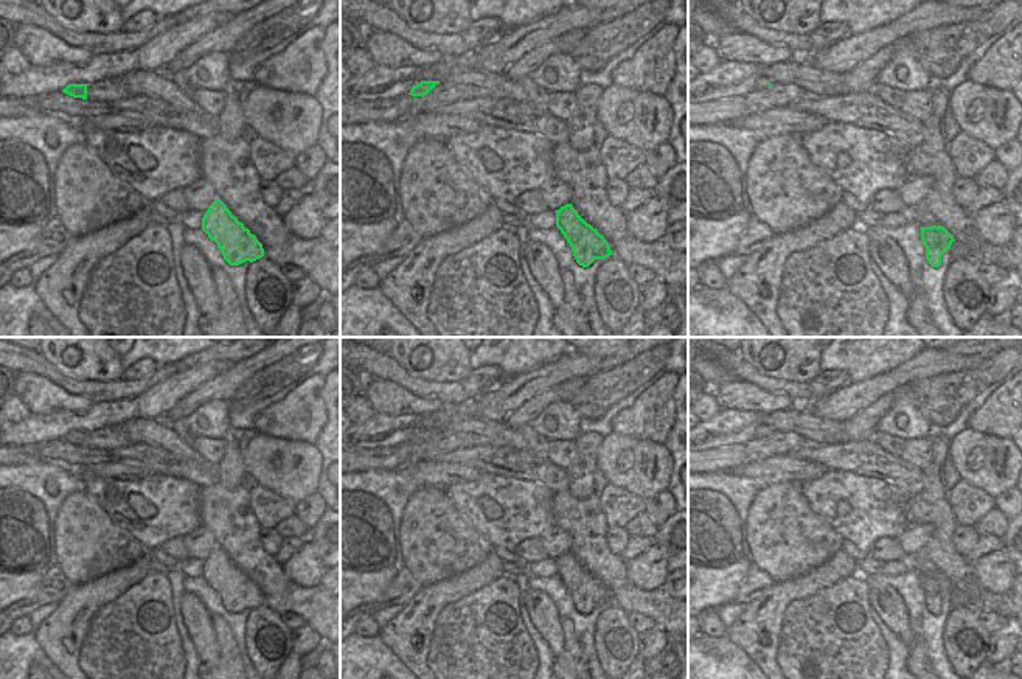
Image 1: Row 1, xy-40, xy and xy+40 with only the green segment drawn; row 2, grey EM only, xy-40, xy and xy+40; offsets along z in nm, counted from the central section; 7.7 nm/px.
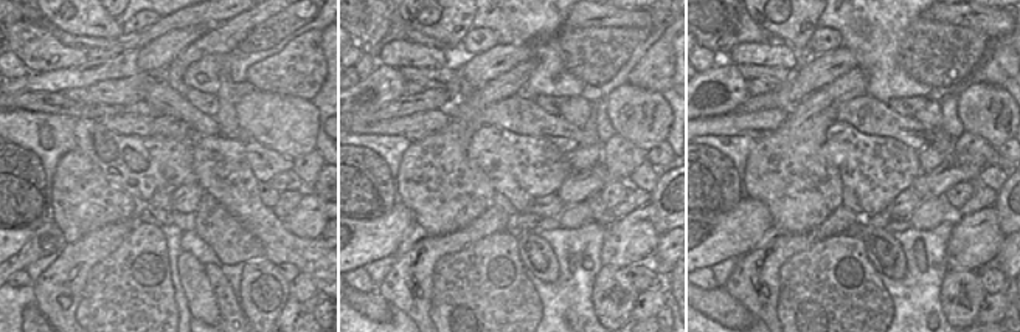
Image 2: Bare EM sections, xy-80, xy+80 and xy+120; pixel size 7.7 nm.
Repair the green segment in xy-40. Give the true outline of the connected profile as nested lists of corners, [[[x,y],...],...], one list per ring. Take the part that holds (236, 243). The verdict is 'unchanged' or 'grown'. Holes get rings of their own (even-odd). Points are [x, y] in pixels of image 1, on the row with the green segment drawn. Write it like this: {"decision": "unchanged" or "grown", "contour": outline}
{"decision": "unchanged", "contour": [[[216,199],[205,211],[202,230],[217,244],[230,266],[253,263],[264,256],[262,244],[231,214],[221,199]]]}

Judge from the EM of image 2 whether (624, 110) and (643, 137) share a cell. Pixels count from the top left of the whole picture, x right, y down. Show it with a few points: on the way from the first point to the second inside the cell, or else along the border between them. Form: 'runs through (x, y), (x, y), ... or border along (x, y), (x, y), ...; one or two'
runs through (631, 117), (643, 131); one

